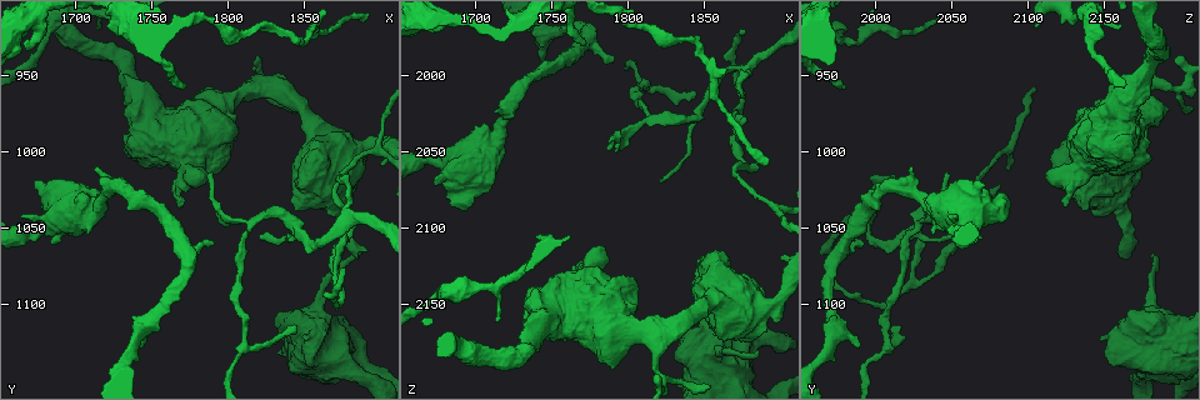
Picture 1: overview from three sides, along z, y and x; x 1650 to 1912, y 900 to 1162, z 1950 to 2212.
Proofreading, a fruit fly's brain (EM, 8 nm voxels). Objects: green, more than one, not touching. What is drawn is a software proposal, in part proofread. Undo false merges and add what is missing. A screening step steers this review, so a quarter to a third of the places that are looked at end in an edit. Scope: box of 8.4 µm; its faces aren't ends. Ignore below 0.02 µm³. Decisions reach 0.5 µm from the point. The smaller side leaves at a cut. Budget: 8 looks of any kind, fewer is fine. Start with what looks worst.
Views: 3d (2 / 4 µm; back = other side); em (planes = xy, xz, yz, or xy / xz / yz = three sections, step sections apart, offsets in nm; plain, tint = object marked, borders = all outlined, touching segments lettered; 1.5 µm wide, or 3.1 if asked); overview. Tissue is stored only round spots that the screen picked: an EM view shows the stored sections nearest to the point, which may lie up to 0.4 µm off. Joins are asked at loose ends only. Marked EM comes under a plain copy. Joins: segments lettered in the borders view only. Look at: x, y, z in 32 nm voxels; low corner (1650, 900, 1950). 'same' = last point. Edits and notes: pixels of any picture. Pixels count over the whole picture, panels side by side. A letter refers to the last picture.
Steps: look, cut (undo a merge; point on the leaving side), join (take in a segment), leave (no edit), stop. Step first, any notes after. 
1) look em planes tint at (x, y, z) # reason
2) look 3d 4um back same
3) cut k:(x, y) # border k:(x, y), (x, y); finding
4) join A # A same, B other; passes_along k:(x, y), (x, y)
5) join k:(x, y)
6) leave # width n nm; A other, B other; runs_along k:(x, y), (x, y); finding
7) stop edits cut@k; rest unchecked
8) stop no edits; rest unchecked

look em planes borders at (1890, 1066, 2162) # an open end

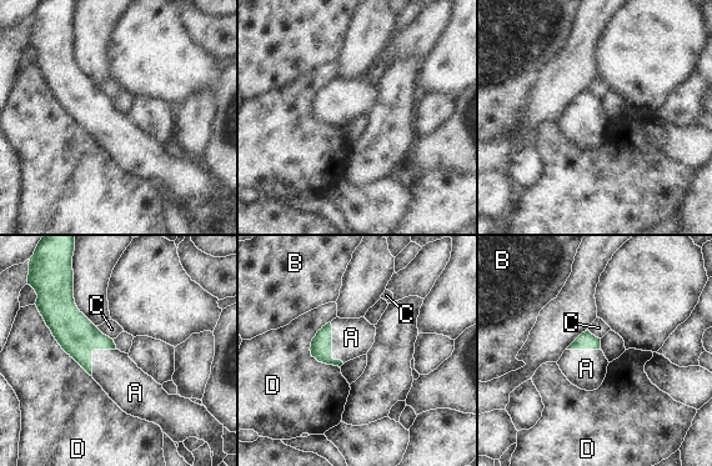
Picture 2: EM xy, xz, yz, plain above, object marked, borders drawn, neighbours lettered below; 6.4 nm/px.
join A # A same, B other, C other, D other; passes_along 2:(78, 336), (93, 350), (119, 376); the neuron continues

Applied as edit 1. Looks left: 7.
look 3d 4um at (1874, 1076, 1972)

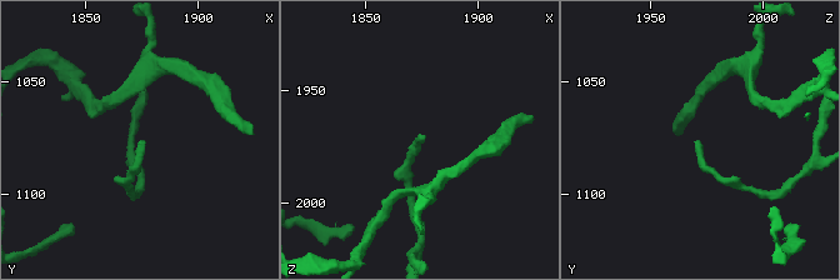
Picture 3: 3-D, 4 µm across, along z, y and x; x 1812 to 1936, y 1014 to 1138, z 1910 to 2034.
look em planes tint at (1876, 1077, 1971)

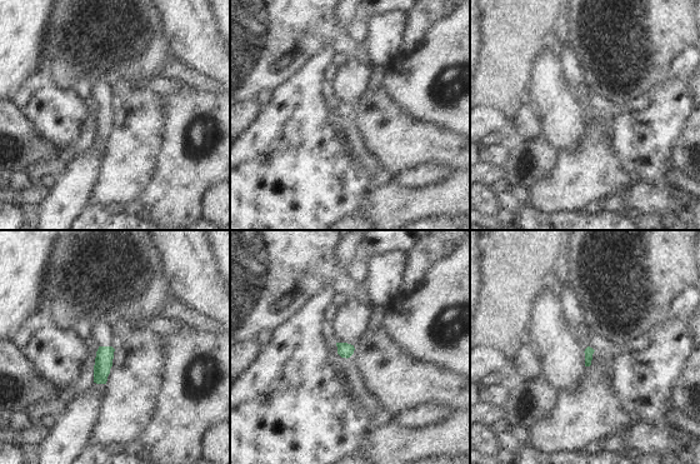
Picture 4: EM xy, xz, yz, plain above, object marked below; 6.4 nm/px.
look em planes borders same # see the neighbours

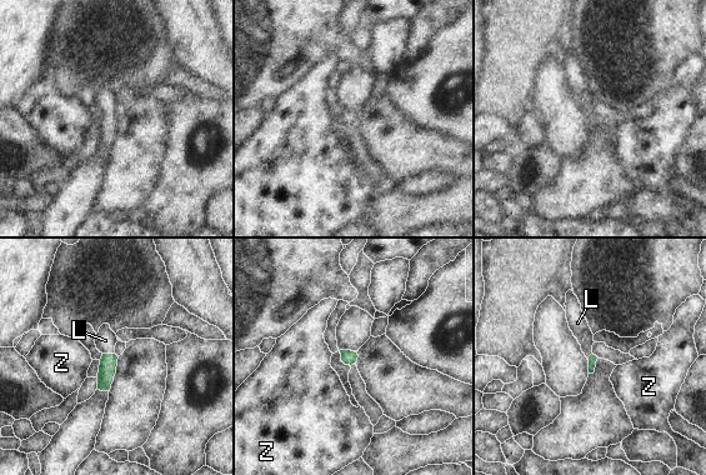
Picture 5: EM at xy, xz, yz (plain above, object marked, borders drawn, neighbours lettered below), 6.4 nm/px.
join L # L same, Z other; passes_along 5:(108, 365), (109, 354), (105, 340); the neuron continues

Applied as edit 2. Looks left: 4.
look 3d 2um at (1842, 928, 1976) # abrupt turn

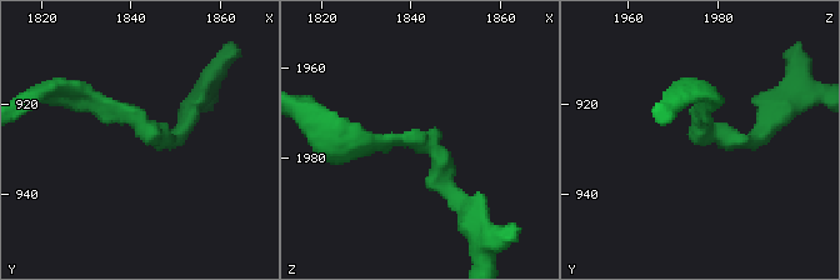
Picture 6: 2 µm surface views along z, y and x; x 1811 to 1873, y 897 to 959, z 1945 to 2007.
look em yz step 8 tint at (1844, 926, 1976) # arm_widths 180, 180 nm; now the EM

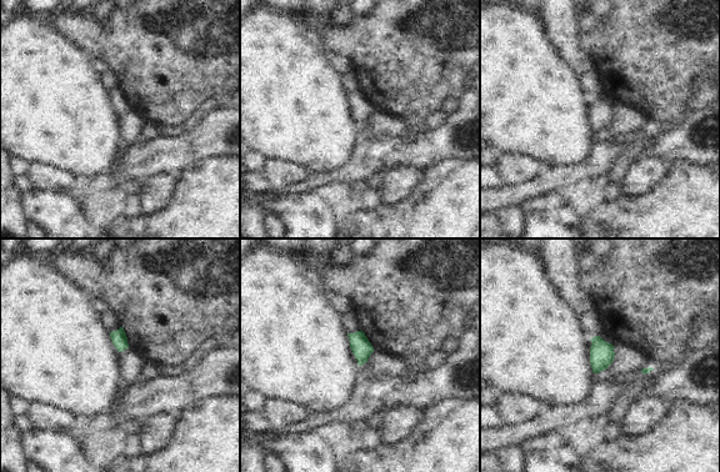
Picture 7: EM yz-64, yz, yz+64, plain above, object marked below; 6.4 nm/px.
look em planes borders same # cut it another way

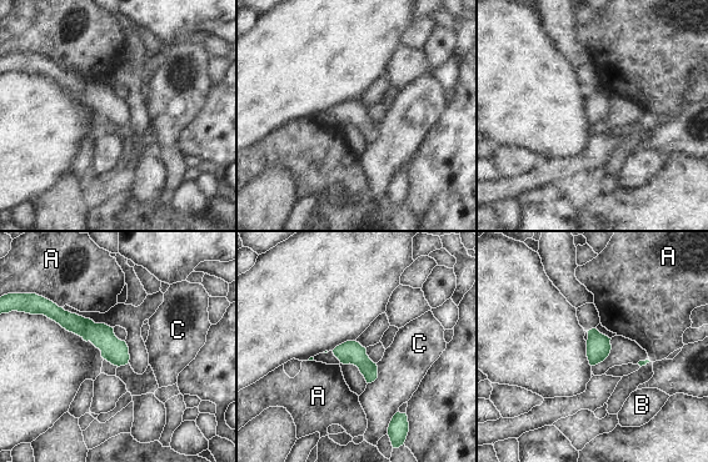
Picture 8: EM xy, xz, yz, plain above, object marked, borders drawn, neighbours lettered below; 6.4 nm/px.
leave # width 150 nm; A other, B other, C other; runs_along 8:(53, 312), (98, 334), (125, 360); all the same neuron

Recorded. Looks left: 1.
stop edits join@2, join@5; rest unchecked

